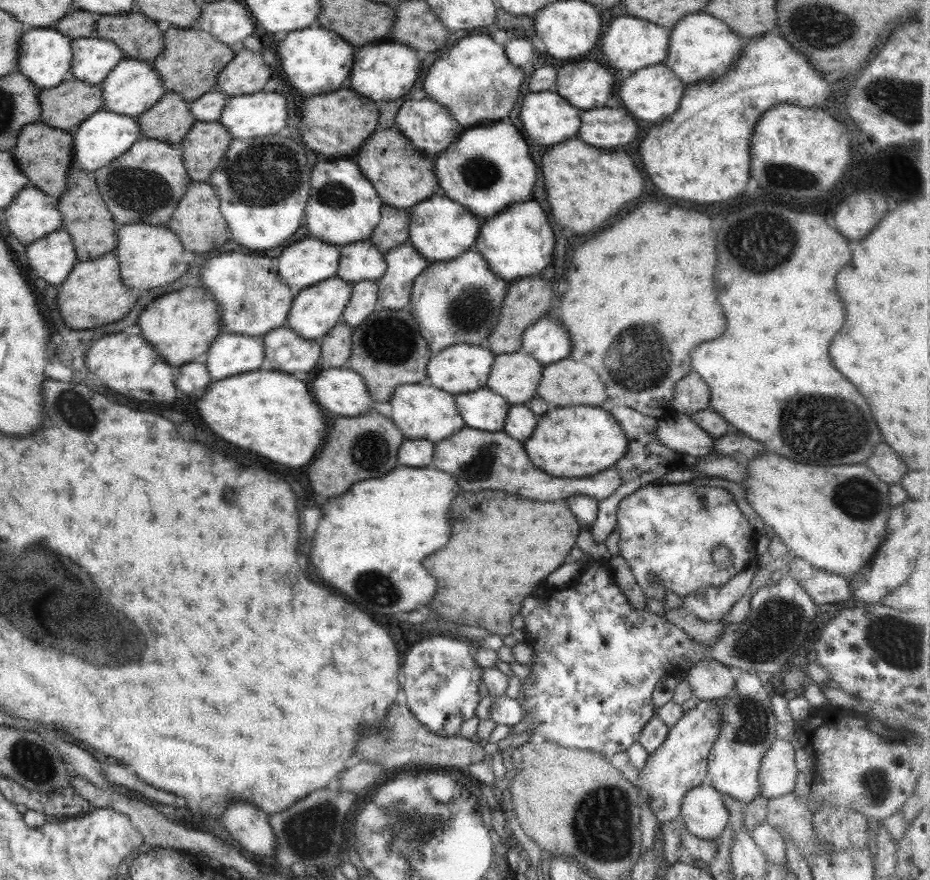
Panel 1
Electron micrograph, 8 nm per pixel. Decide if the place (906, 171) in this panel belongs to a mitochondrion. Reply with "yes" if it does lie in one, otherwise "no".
no

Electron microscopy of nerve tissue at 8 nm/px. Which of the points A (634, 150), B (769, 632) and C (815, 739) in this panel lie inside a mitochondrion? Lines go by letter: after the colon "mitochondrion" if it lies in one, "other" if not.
A: other
B: mitochondrion
C: other

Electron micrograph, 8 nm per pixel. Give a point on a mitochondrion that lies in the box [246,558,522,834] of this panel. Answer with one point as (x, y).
(372, 589)

